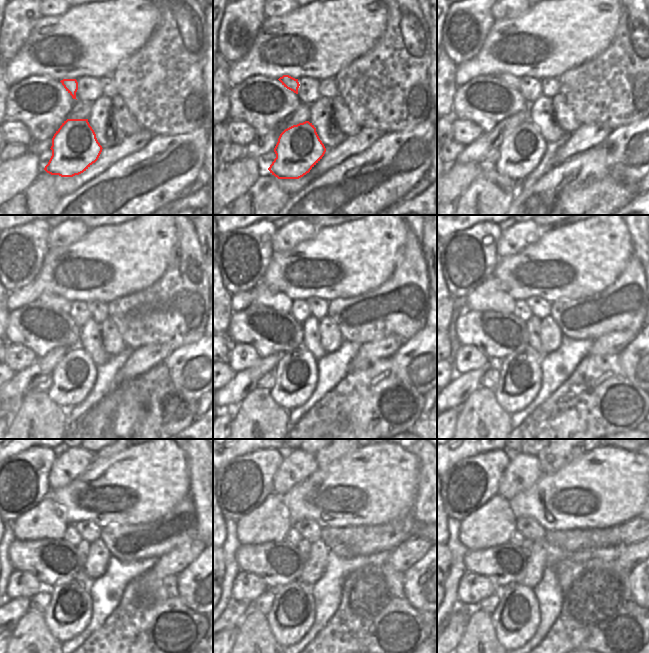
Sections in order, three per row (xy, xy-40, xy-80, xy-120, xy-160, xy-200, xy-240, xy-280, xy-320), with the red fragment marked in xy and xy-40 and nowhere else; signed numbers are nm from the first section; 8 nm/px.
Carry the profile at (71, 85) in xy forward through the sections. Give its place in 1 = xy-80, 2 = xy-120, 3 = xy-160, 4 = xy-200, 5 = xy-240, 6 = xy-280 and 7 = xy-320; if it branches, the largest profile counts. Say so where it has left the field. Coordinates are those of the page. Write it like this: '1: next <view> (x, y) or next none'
1: next xy-80 (514, 82)
2: next xy-120 (56, 302)
3: next xy-160 (277, 300)
4: next xy-200 (492, 295)
5: next xy-240 (47, 520)
6: next xy-280 (270, 521)
7: next xy-320 (492, 524)

